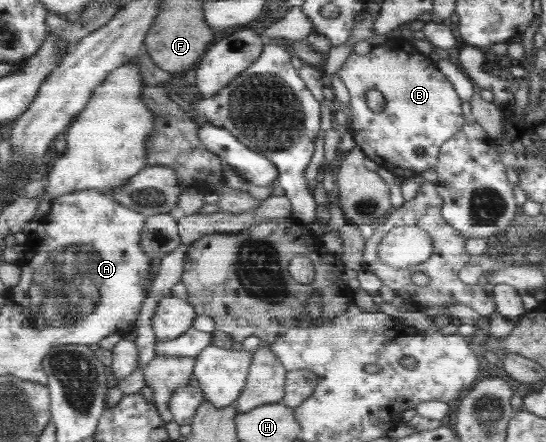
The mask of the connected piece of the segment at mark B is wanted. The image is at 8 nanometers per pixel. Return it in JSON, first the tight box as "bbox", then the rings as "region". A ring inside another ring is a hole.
{"bbox":[336,36,463,179],"region":[[[403,36],[390,37],[375,47],[366,55],[351,53],[336,73],[342,79],[345,88],[349,90],[349,110],[352,115],[350,131],[359,147],[373,162],[390,170],[395,177],[407,179],[415,177],[425,170],[434,168],[439,162],[443,144],[452,138],[463,127],[463,112],[461,100],[449,79],[435,66],[435,61],[425,58],[423,54],[411,50]],[[379,90],[385,98],[385,107],[381,112],[373,112],[367,105],[367,92]],[[417,148],[423,148],[421,156],[413,154]]]}

